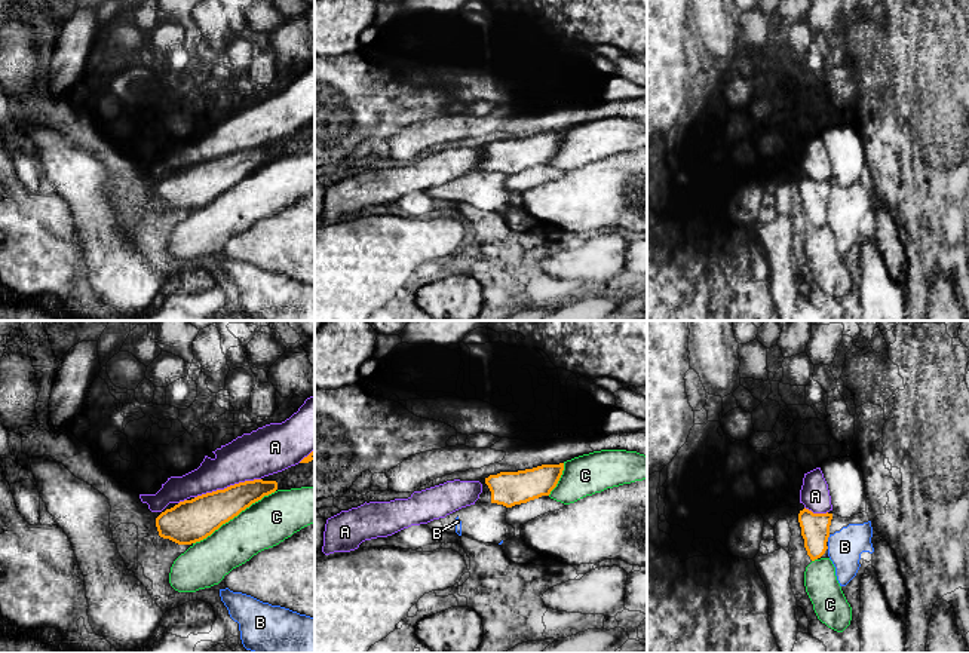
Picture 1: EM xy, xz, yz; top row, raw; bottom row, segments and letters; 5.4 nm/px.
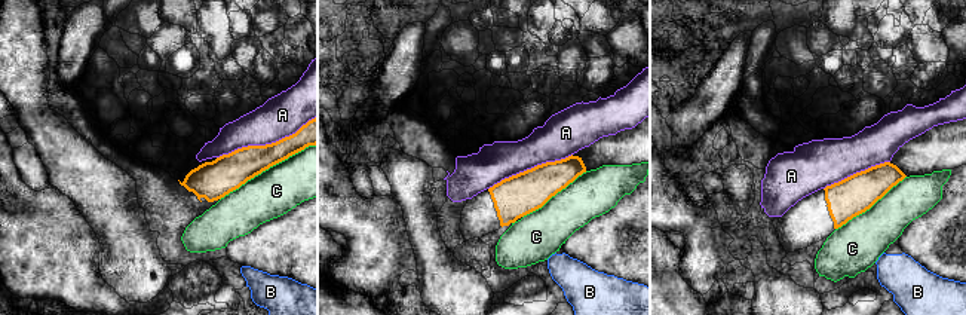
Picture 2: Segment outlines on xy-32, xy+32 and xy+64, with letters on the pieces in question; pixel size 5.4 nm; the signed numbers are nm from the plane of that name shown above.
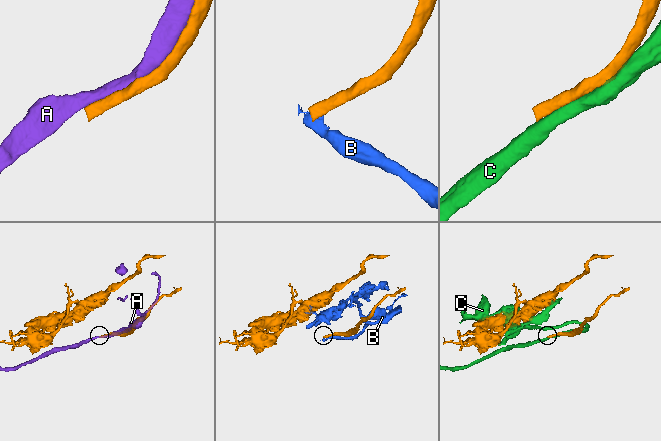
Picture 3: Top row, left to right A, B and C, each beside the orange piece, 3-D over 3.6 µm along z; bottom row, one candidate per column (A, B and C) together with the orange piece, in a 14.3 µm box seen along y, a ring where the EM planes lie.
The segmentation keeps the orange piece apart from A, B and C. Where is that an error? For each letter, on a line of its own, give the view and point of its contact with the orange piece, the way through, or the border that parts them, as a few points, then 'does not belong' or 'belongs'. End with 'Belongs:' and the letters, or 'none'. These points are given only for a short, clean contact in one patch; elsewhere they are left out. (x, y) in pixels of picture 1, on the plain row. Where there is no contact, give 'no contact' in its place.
A: contact xy (227, 155); does not belong
B: contact yz (828, 204); border yz (830, 202), (827, 208); does not belong
C: contact xy (233, 184); does not belong
Belongs: none

